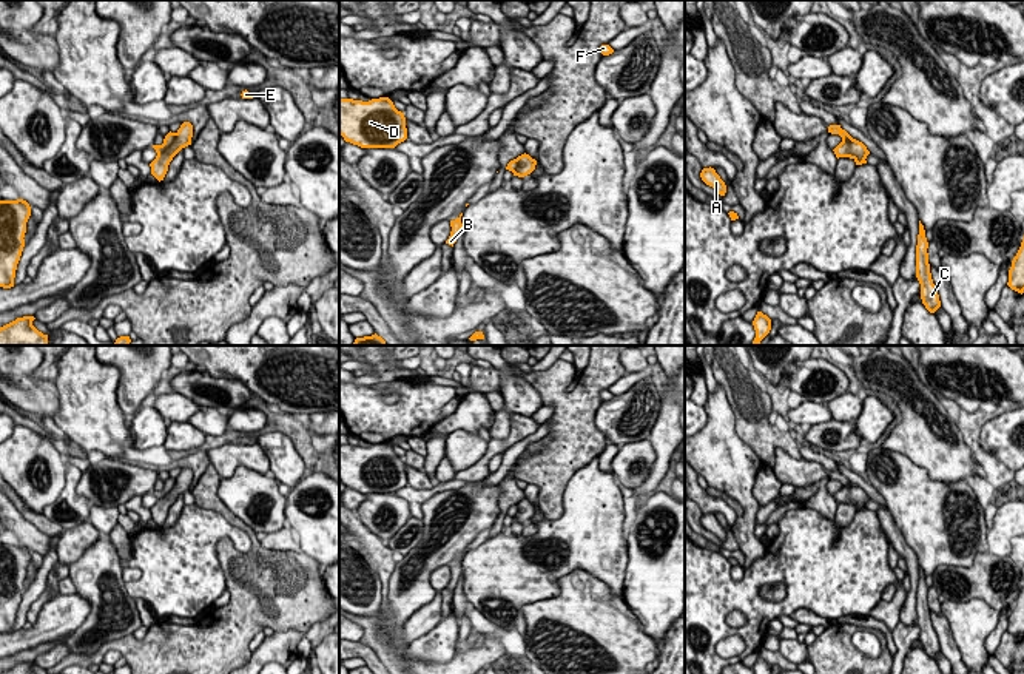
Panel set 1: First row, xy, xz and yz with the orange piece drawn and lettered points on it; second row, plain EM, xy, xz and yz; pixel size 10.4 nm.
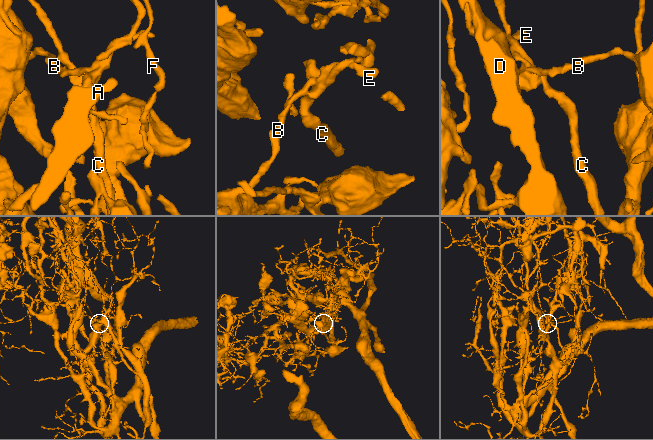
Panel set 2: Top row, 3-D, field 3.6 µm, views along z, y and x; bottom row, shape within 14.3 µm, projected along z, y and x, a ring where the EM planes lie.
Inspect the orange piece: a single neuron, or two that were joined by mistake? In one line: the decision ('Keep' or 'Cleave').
Cleave

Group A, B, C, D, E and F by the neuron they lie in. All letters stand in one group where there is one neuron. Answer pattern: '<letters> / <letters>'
A C D / B E F

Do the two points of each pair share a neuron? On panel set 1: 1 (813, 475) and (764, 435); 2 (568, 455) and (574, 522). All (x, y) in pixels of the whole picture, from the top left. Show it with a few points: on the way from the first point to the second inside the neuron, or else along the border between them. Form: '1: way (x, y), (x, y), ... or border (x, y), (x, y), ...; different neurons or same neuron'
1: border (802, 458), (793, 458), (778, 449), (771, 468); different neurons
2: border (597, 455), (569, 480), (563, 494), (562, 514); different neurons

